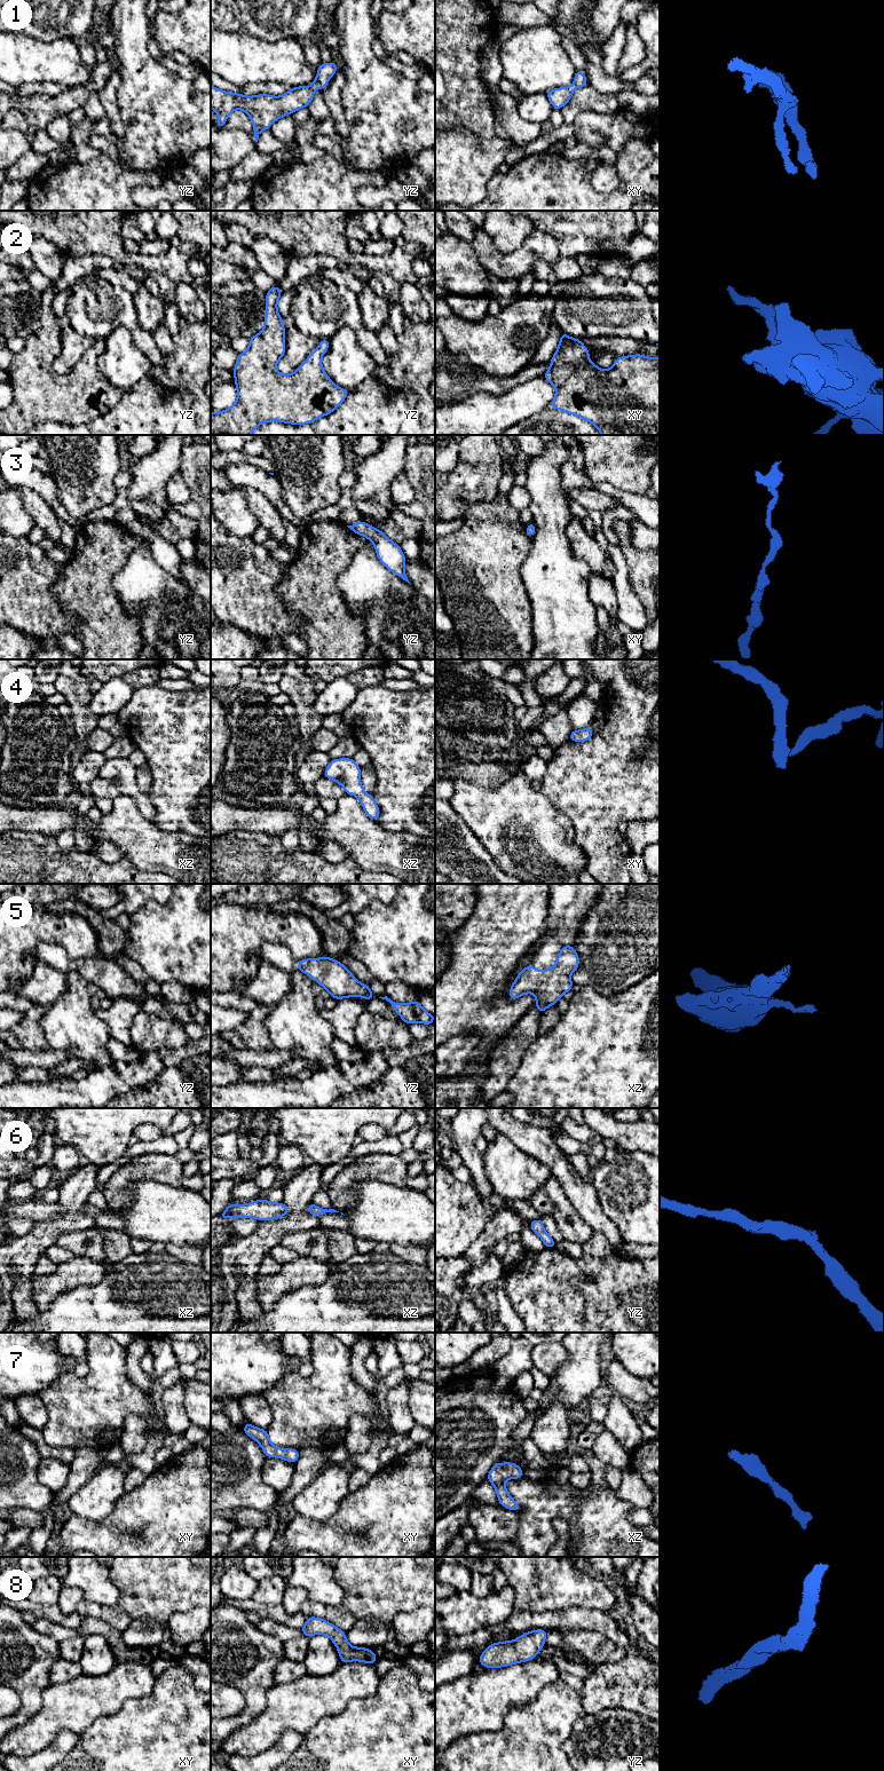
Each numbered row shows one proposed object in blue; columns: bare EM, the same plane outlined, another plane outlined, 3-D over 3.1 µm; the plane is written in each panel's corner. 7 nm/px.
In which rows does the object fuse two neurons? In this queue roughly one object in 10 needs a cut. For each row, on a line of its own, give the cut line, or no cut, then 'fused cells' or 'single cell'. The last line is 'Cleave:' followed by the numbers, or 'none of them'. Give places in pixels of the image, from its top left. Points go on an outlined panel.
1: no cut; single cell
2: no cut; single cell
3: no cut; single cell
4: no cut; single cell
5: no cut; single cell
6: no cut; single cell
7: no cut; single cell
8: no cut; single cell
Cleave: none of them

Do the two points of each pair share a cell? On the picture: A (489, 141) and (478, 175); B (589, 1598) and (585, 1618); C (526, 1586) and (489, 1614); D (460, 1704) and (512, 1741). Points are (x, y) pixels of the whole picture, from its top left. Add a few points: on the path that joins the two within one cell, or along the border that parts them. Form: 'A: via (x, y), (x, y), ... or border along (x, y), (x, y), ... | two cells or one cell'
A: border along (468, 131), (478, 139), (484, 151), (506, 150) | two cells
B: border along (561, 1610), (585, 1606), (607, 1613) | two cells
C: border along (508, 1583), (514, 1591), (514, 1607) | two cells
D: border along (511, 1707), (498, 1730), (472, 1732) | two cells

